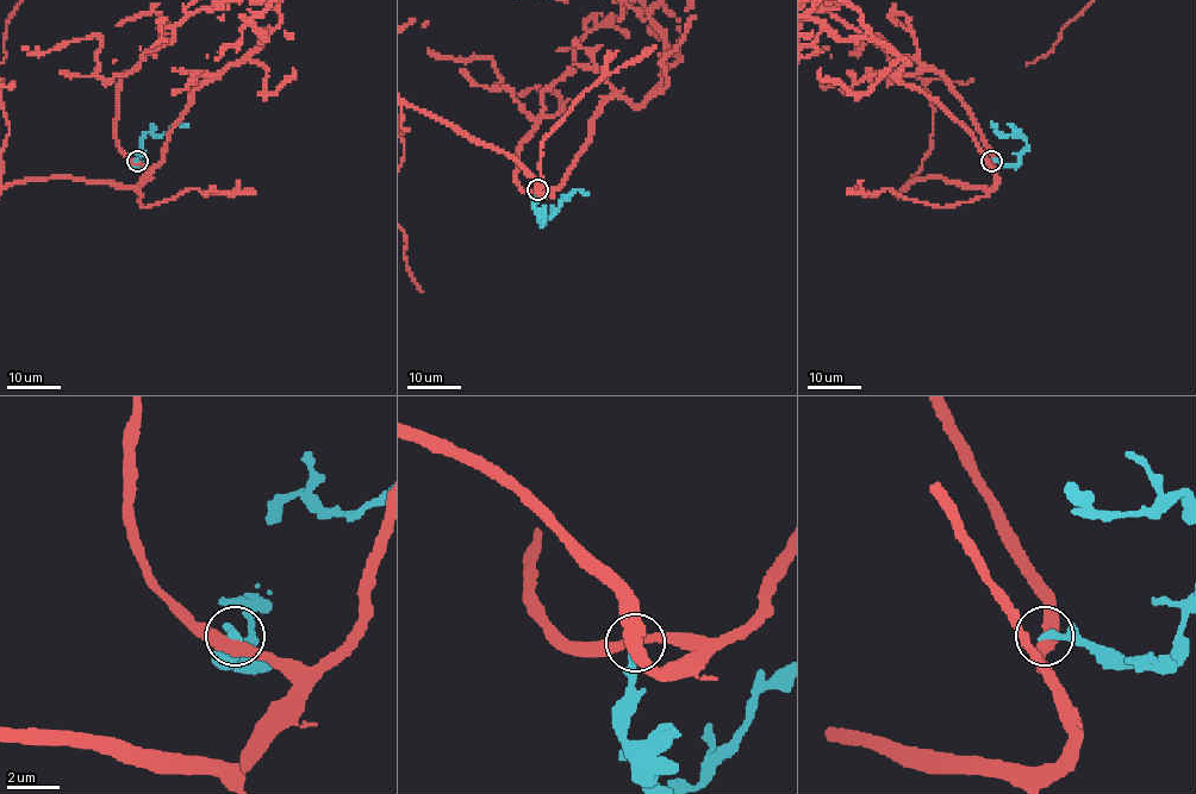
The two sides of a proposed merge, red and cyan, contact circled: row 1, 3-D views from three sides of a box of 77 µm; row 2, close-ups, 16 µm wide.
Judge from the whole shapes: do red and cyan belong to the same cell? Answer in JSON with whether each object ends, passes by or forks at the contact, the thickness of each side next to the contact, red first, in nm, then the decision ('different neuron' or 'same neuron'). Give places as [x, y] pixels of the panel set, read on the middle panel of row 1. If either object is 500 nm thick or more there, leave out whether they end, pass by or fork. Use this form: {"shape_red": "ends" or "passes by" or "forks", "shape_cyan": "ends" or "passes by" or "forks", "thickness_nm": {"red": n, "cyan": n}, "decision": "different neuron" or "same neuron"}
{"shape_red": "passes by", "shape_cyan": "ends", "thickness_nm": {"red": 320, "cyan": 320}, "decision": "different neuron"}

